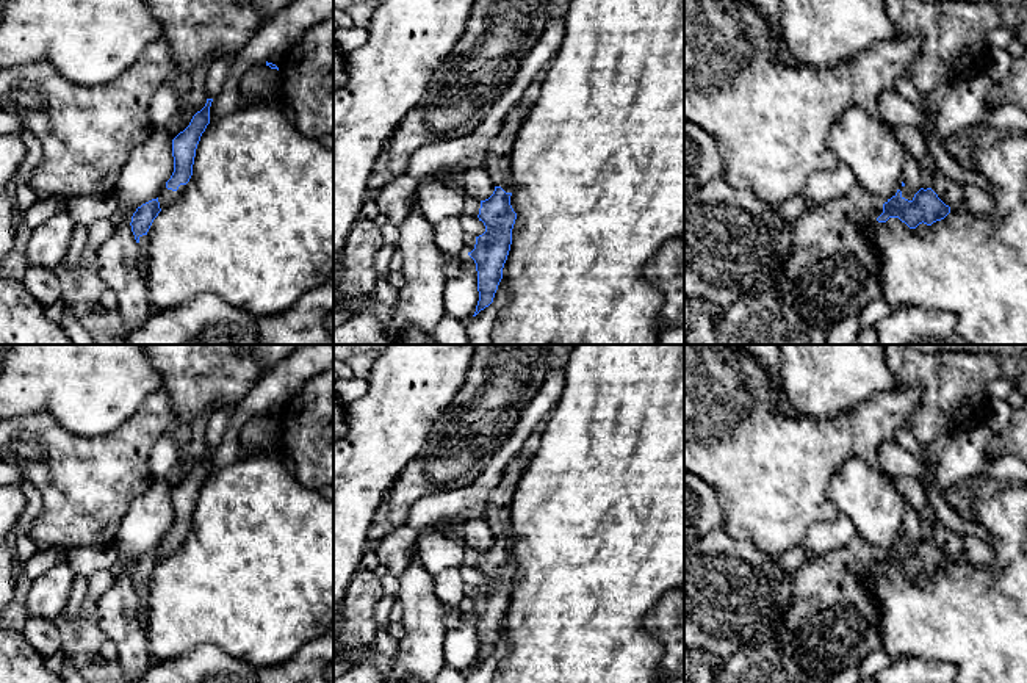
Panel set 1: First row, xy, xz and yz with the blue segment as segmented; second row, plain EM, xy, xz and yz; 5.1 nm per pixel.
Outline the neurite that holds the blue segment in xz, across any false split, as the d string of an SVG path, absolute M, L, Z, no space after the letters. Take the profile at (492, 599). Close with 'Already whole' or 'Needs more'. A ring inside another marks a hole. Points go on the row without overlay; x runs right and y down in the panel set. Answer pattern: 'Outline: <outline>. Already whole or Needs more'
Outline: M521 453L510 459L484 509L482 517L492 528L495 542L488 550L481 551L477 569L484 573L485 583L476 587L474 600L468 603L476 614L479 642L473 667L493 653L510 602L512 580L517 570L510 556L512 500L526 465L528 459Z. Needs more

